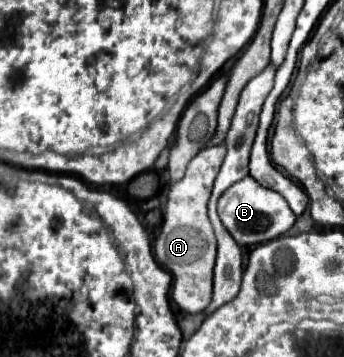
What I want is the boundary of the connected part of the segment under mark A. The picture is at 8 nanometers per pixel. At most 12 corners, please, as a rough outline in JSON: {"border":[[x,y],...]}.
{"border":[[225,147],[201,149],[169,189],[153,245],[185,313],[211,301],[207,217]]}

